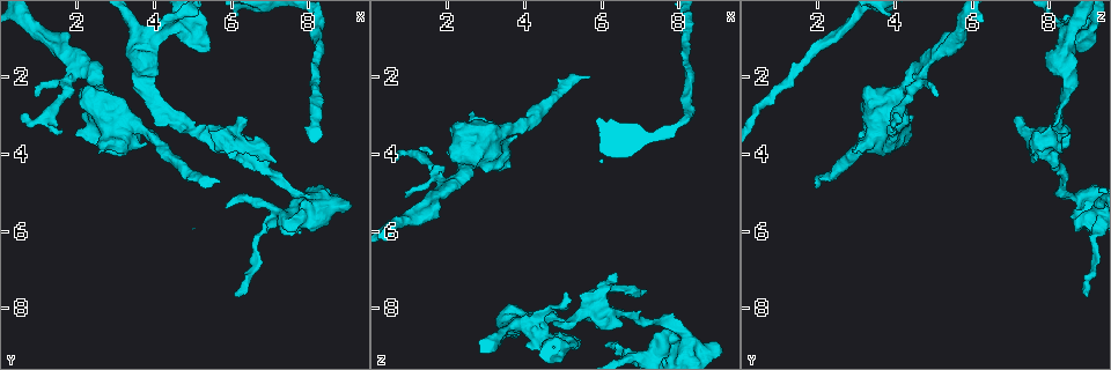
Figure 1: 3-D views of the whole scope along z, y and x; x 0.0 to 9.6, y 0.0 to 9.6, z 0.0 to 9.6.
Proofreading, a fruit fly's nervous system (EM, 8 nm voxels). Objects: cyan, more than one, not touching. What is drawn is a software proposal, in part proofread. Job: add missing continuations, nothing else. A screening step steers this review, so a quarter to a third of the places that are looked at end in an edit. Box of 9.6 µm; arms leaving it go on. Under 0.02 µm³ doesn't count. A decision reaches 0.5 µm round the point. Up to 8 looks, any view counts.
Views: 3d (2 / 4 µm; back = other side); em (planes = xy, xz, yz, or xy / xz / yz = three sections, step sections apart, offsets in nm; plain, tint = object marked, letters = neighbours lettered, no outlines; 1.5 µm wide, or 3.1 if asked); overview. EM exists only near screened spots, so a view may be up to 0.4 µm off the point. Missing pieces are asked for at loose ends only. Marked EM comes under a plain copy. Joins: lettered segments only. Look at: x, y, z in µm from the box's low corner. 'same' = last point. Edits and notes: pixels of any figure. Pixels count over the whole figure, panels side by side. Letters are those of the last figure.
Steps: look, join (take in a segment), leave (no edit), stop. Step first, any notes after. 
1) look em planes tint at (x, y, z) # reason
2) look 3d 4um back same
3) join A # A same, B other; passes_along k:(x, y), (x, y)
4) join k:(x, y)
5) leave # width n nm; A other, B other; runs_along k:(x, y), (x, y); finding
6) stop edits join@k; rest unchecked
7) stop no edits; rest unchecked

look em xy step 8 letters at (5.70, 4.75, 2.00) # branch stops here

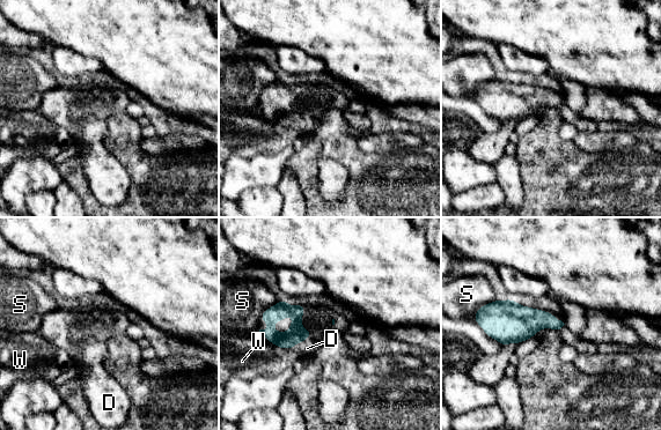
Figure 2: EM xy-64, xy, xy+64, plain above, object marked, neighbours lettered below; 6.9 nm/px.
look em yz step 8 letters same # another direction

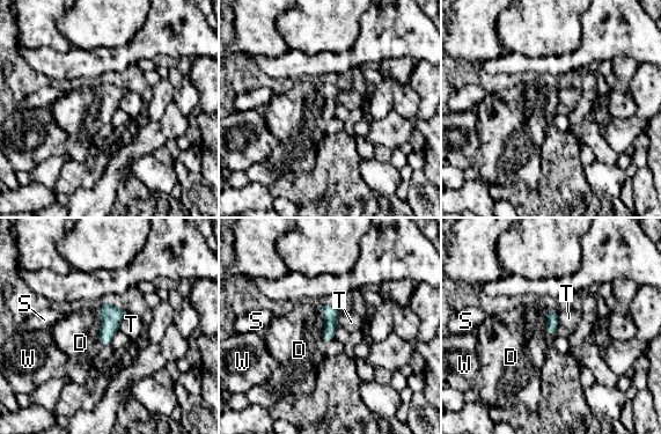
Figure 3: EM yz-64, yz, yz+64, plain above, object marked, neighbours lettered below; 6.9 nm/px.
join D # D same, S other, T other, W other; it goes on there

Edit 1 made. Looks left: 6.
look overview # see it whole again

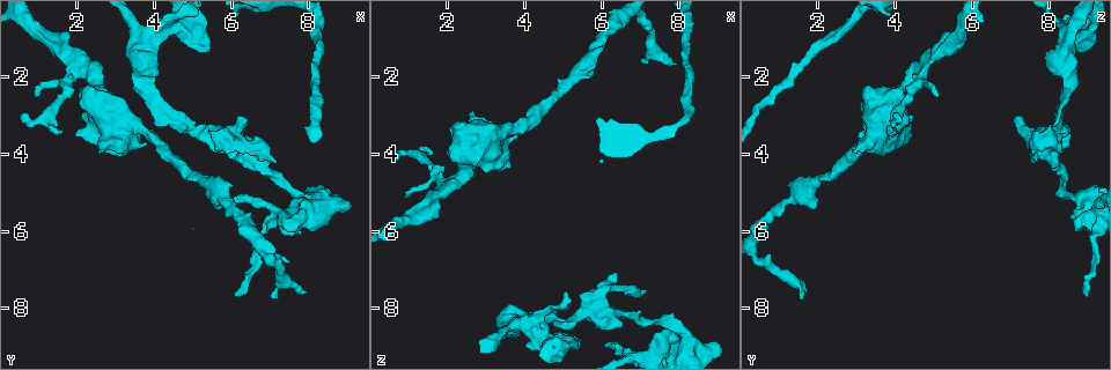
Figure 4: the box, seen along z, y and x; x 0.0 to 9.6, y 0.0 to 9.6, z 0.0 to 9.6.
look em planes letters at (2.00, 3.50, 3.95) # free end

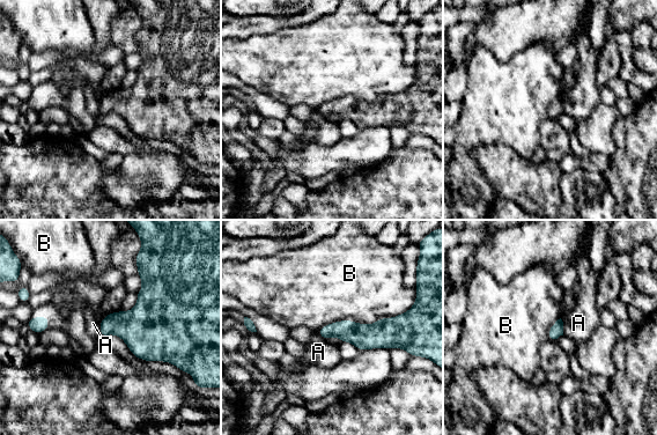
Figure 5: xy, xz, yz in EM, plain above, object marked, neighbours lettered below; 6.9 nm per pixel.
leave # A other, B other; border 5:(342, 318), (326, 323), (316, 331); none of them fits

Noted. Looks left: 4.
look em planes letters at (6.05, 7.70, 9.00) # branch stops here

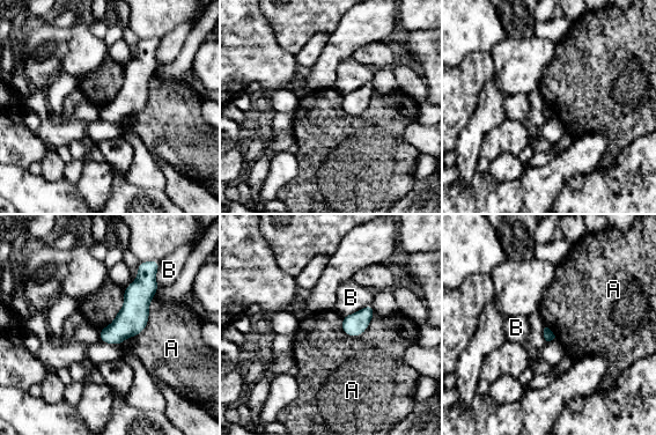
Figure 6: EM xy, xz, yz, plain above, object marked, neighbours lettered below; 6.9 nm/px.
leave # A other, B other; none of them fits

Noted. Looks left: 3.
stop edits join@3; rest unchecked

